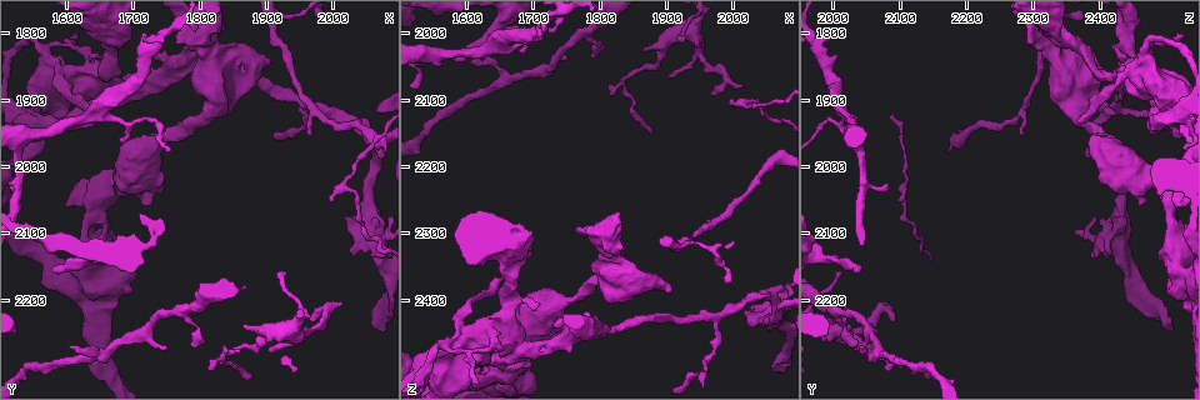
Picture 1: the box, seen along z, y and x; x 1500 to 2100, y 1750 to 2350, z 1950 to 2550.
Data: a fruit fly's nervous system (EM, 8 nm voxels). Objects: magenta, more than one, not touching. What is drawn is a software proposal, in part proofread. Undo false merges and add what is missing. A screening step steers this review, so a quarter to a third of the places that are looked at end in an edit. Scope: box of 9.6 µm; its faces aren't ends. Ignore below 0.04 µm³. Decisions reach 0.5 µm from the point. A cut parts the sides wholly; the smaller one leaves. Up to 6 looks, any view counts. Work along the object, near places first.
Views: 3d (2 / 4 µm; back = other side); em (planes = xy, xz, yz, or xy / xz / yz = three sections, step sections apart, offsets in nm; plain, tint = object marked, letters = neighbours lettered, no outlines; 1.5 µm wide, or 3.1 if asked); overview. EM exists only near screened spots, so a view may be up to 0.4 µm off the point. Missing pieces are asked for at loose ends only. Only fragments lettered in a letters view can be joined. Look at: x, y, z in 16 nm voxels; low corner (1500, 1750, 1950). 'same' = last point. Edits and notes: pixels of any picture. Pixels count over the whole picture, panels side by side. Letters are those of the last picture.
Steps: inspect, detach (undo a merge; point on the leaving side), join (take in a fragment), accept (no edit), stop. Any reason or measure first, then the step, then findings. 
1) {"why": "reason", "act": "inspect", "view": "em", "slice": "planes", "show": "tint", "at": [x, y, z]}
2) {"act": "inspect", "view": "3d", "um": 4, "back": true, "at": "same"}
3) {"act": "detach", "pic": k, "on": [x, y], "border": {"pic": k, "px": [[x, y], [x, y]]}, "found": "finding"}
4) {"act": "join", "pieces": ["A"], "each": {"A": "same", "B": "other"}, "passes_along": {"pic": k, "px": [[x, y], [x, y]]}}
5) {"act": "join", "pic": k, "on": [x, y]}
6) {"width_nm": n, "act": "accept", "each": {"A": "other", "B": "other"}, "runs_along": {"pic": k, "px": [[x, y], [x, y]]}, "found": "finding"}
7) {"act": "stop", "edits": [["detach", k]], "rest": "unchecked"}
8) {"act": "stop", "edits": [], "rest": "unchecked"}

{"act": "inspect", "view": "3d", "um": 4, "at": [1605, 2270, 2045]}

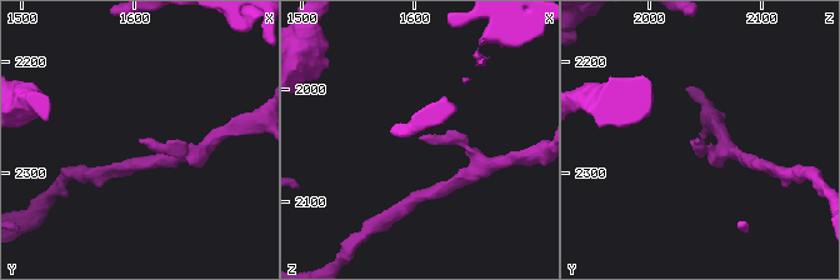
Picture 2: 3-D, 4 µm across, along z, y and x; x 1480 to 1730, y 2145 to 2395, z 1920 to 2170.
{"act": "inspect", "view": "em", "slice": "planes", "show": "letters", "at": [1604, 2270, 2044]}

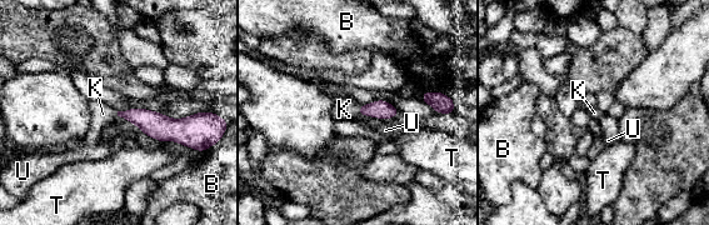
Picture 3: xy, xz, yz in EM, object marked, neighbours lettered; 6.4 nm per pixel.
{"act": "join", "pieces": ["K"], "each": {"B": "other", "K": "same", "T": "other", "U": "other"}, "passes_along": {"pic": 3, "px": [[380, 109], [358, 109], [344, 109]]}, "found": "the neuron continues"}

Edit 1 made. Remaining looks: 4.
{"why": "redraw", "act": "inspect", "view": "overview"}

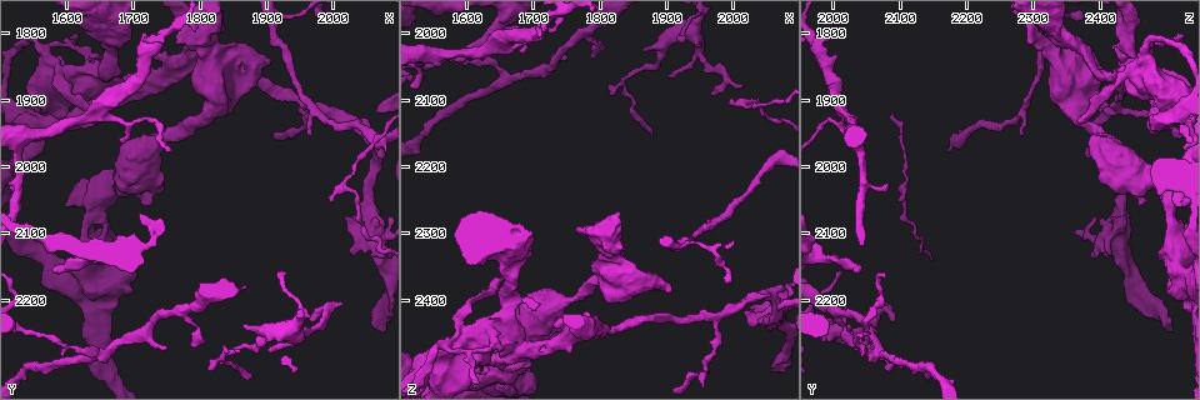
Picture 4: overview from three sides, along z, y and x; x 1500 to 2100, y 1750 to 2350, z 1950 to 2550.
{"why": "branch stops here", "act": "inspect", "view": "em", "slice": "planes", "show": "tint", "at": [1575, 2155, 2040]}

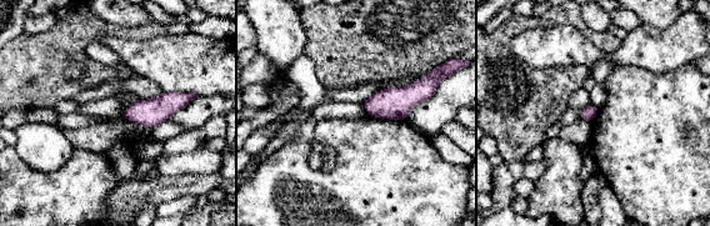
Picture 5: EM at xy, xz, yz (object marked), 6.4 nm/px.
{"why": "see the neighbours", "act": "inspect", "view": "em", "slice": "planes", "show": "letters", "at": "same"}

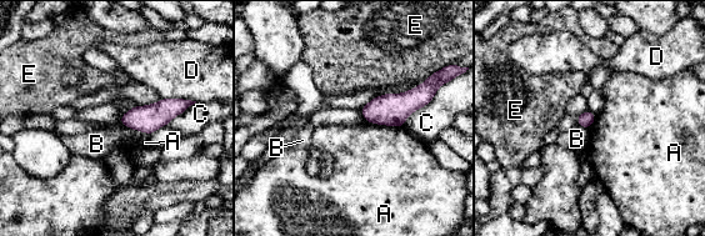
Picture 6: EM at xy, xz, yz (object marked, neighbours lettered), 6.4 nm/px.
{"act": "accept", "each": {"A": "other", "B": "other", "C": "other", "D": "other", "E": "other"}, "border": {"pic": 6, "px": [[365, 120], [373, 124], [403, 126]]}, "found": "no lettered fragment goes on from it"}

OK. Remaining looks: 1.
{"why": "tapers out", "act": "inspect", "view": "em", "slice": "yz", "step": 4, "show": "letters", "at": [1970, 2235, 2090]}

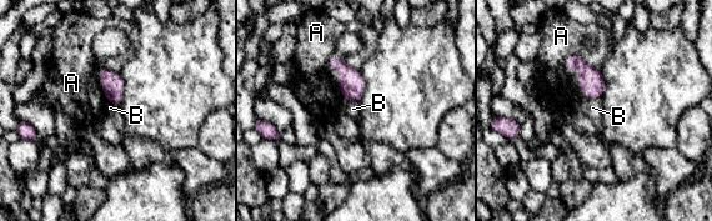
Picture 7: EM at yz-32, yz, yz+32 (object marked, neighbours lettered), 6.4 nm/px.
{"act": "accept", "each": {"A": "other", "B": "other"}, "border": {"pic": 7, "px": [[582, 96], [601, 98]]}, "found": "none of them fits"}

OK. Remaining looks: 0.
{"act": "stop", "edits": [["join", 3]], "rest": "unchecked"}

